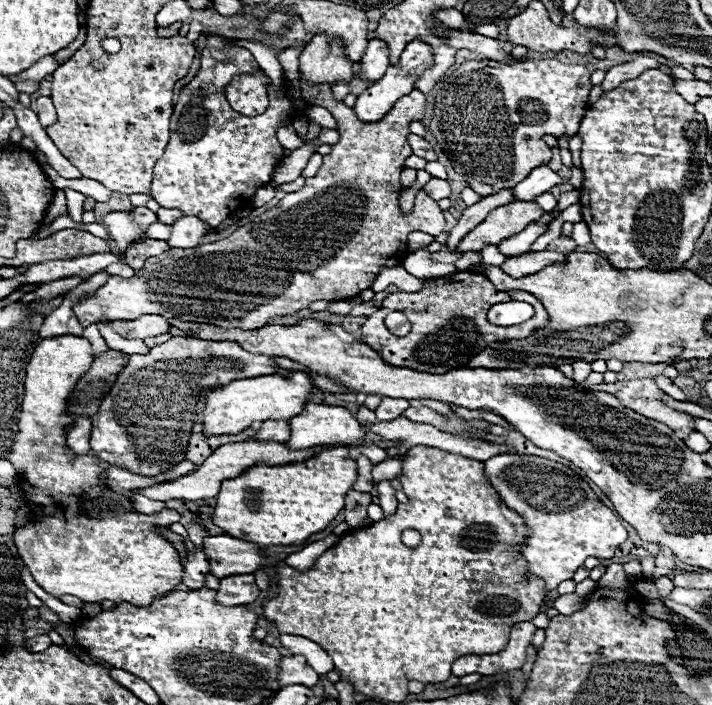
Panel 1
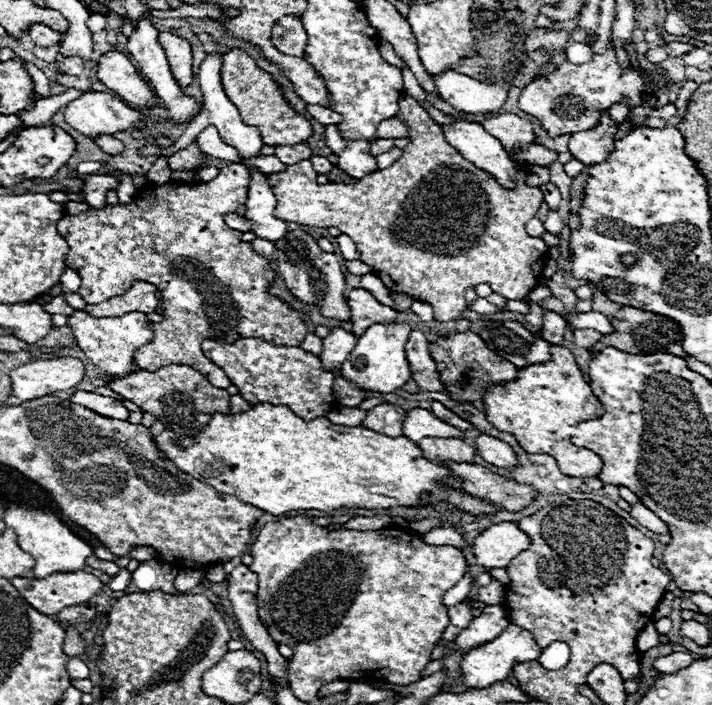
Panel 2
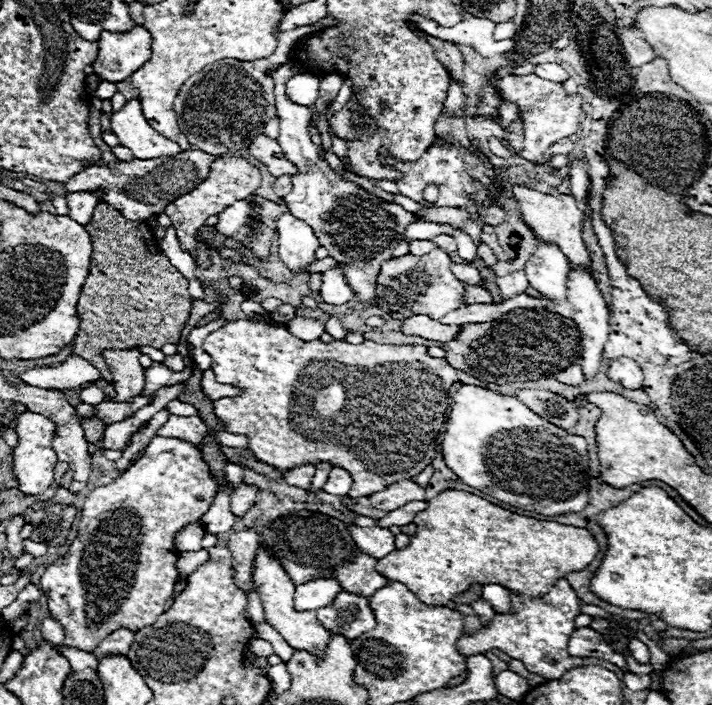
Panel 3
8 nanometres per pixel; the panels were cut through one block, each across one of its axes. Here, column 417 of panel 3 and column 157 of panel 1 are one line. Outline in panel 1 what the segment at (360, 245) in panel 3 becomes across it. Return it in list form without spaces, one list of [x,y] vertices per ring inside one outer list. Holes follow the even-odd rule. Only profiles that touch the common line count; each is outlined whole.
[[[136,206],[130,212],[110,212],[102,218],[102,224],[110,232],[110,238],[116,240],[120,254],[124,254],[132,242],[142,240],[150,224],[158,222],[156,214],[144,206]]]

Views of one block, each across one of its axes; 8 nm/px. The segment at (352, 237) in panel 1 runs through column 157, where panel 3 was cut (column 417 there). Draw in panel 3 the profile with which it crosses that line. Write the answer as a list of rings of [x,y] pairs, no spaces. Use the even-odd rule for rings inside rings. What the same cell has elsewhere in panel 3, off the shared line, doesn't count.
[[[440,248],[424,256],[406,254],[402,258],[390,258],[388,262],[382,264],[382,270],[378,274],[376,284],[378,308],[386,314],[398,312],[404,318],[410,318],[412,314],[428,314],[430,318],[436,320],[446,316],[450,310],[460,308],[462,306],[460,296],[464,294],[464,286],[450,272],[450,262],[452,262],[450,256]]]

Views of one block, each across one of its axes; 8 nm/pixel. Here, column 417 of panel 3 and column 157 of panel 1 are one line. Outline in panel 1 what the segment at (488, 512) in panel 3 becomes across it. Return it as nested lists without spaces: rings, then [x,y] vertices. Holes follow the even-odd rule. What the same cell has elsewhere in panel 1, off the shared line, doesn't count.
[[[62,334],[54,338],[44,338],[34,348],[30,362],[26,366],[26,384],[24,384],[24,402],[22,402],[22,414],[18,420],[20,434],[14,440],[14,448],[8,454],[10,462],[14,464],[20,478],[20,490],[26,494],[34,510],[34,516],[30,524],[24,528],[18,528],[14,532],[14,540],[18,546],[20,556],[24,558],[26,566],[30,568],[34,580],[52,596],[60,598],[64,594],[78,596],[82,602],[102,602],[112,600],[116,604],[130,602],[134,606],[146,606],[160,594],[166,594],[174,590],[184,576],[184,566],[178,556],[178,550],[160,534],[156,532],[156,526],[168,528],[172,522],[180,520],[180,514],[166,508],[160,514],[146,516],[140,512],[124,512],[122,508],[108,510],[102,520],[94,520],[84,512],[84,506],[88,504],[84,496],[98,498],[100,490],[106,486],[106,466],[98,464],[98,458],[92,454],[76,456],[70,454],[66,448],[66,436],[62,434],[62,426],[70,422],[70,416],[66,414],[66,398],[70,396],[74,384],[86,374],[90,368],[94,356],[92,346],[86,338],[74,336],[74,334]]]

